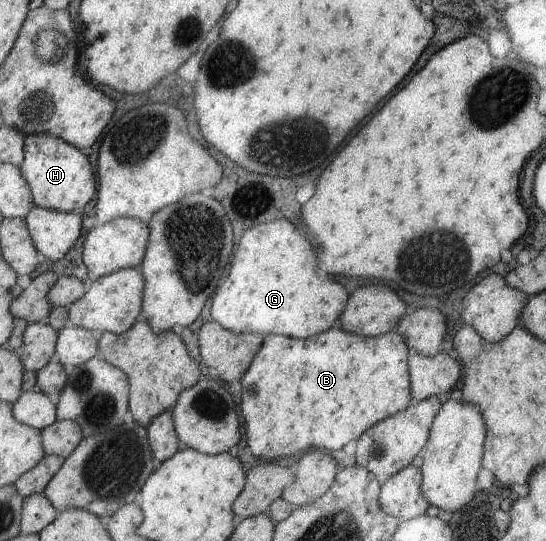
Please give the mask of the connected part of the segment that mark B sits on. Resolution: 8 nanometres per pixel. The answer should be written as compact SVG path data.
M329 329L329 331L325 331L321 335L315 335L315 337L309 337L309 339L289 339L289 337L281 337L281 335L264 334L255 357L240 377L241 396L239 411L243 415L246 433L245 443L247 443L251 455L262 461L279 461L279 459L289 457L289 455L301 454L303 451L317 449L318 447L319 449L324 447L325 449L335 451L349 443L349 441L357 439L374 423L380 422L398 411L403 411L403 408L412 403L409 372L406 362L407 350L408 347L403 343L403 338L395 329L389 330L387 333L377 337L363 337L357 334L343 333L341 329Z

